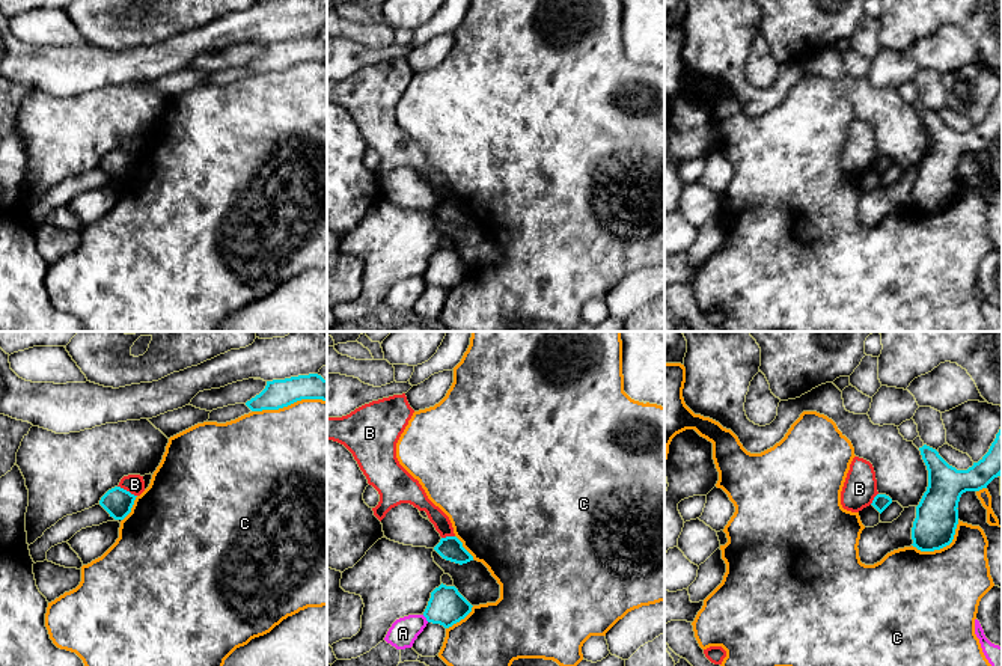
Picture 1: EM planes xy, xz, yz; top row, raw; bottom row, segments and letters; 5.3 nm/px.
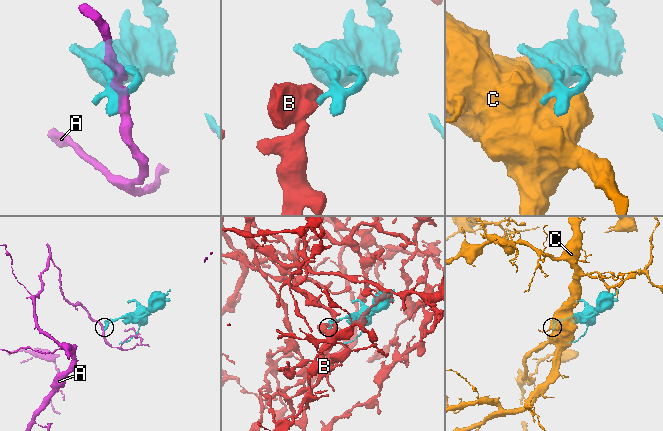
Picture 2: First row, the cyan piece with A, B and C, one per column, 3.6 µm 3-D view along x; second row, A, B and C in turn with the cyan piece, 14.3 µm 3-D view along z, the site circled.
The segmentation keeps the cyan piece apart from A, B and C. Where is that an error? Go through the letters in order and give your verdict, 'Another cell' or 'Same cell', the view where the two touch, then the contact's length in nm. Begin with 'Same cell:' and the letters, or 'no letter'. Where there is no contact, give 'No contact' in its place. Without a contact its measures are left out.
Same cell: no letter
A: Another cell. Touches cyan in xz. Shared border 50 nm
B: Another cell. Touches cyan in xy. Shared border 120 nm
C: Another cell. Touches cyan in xy. Shared border 400 nm

